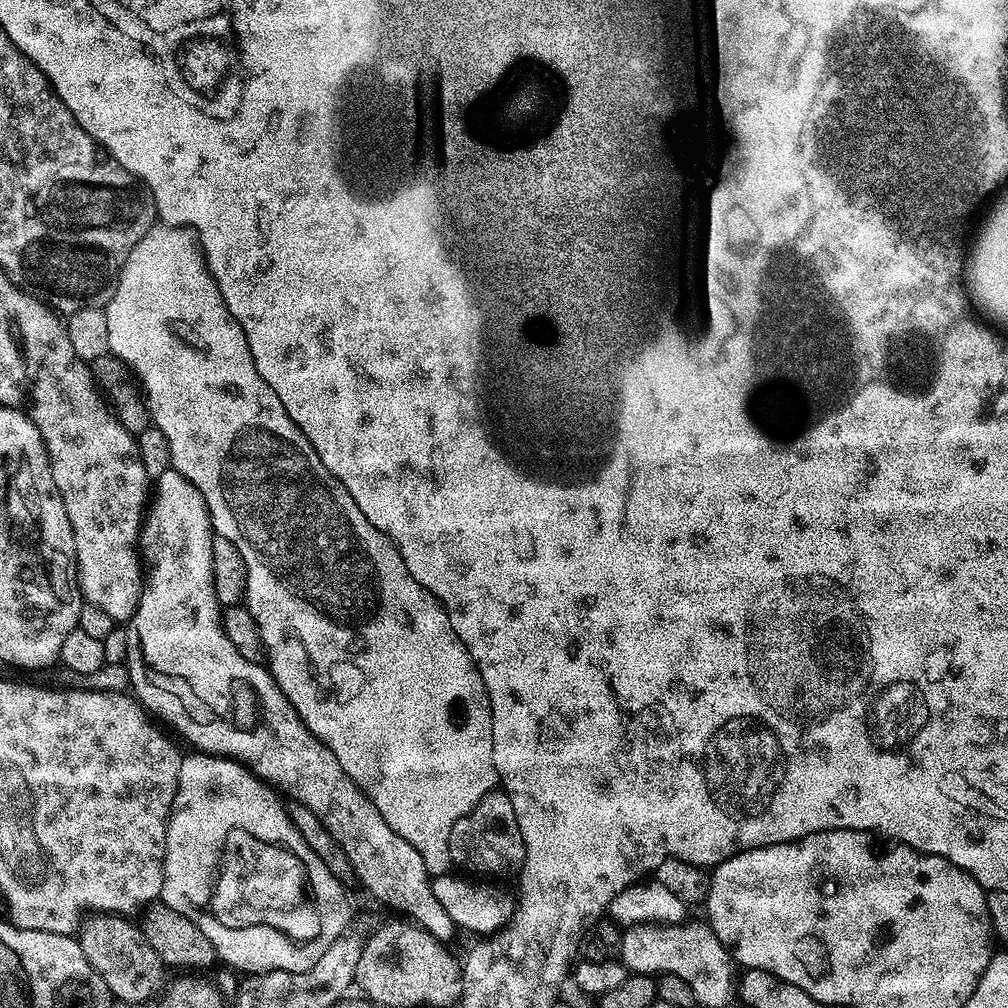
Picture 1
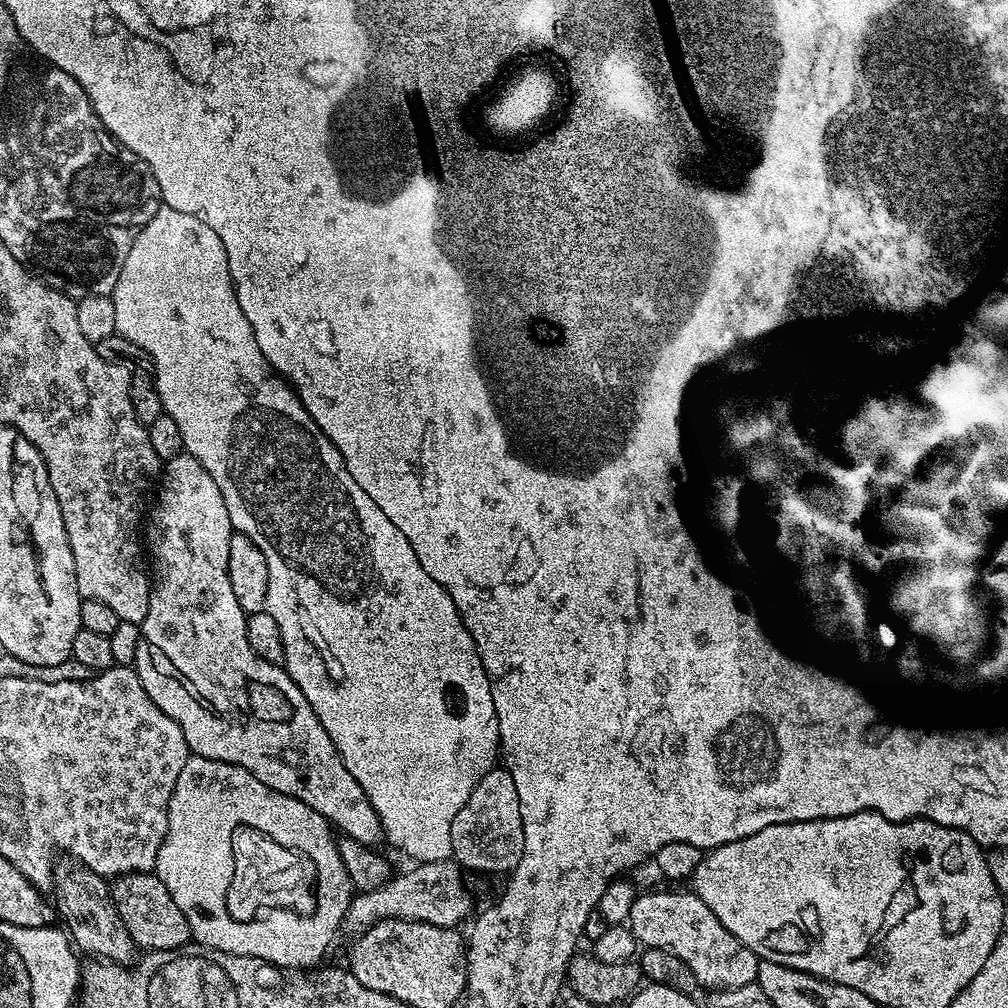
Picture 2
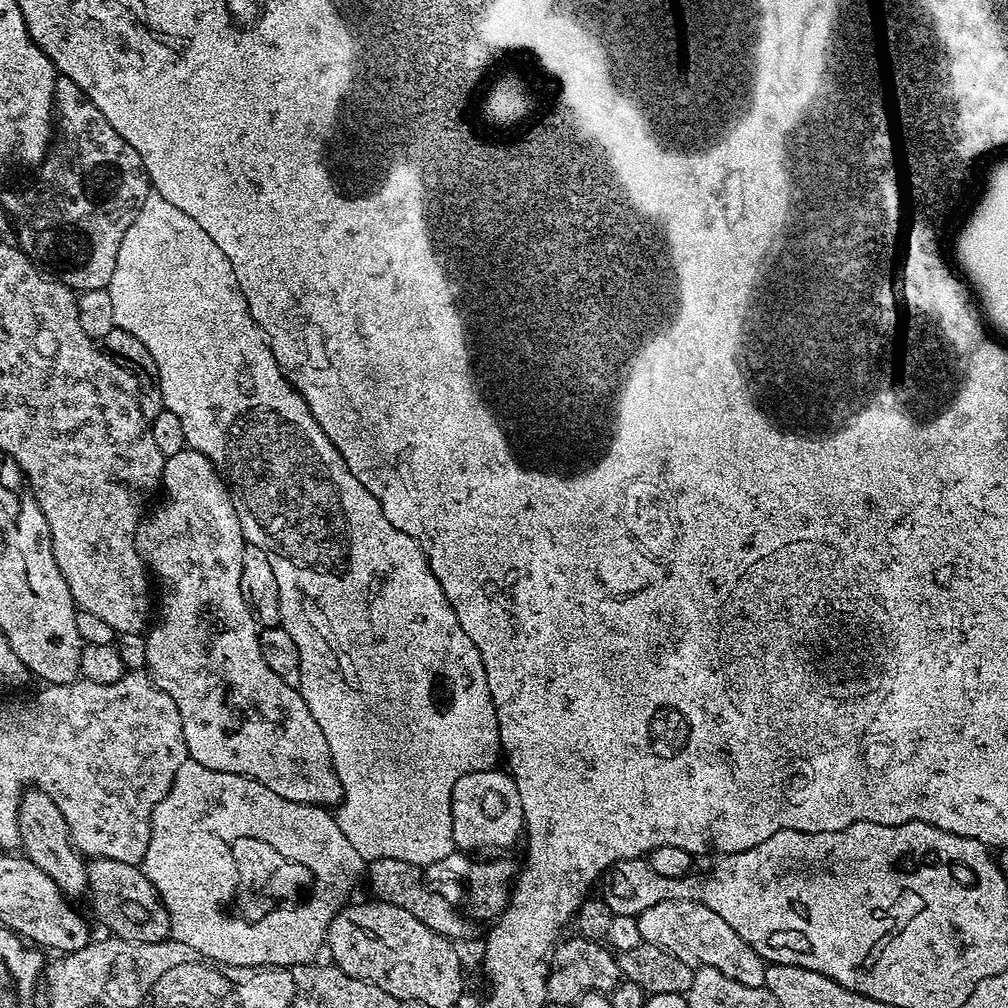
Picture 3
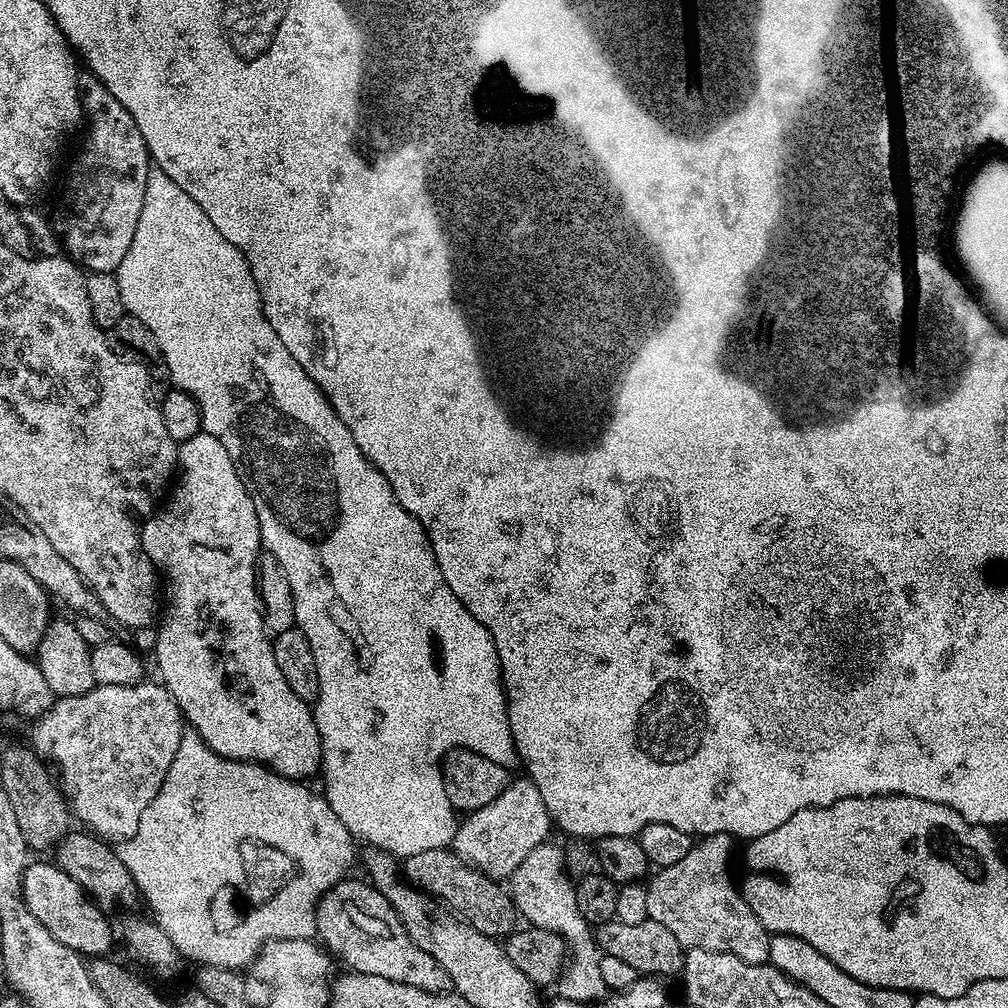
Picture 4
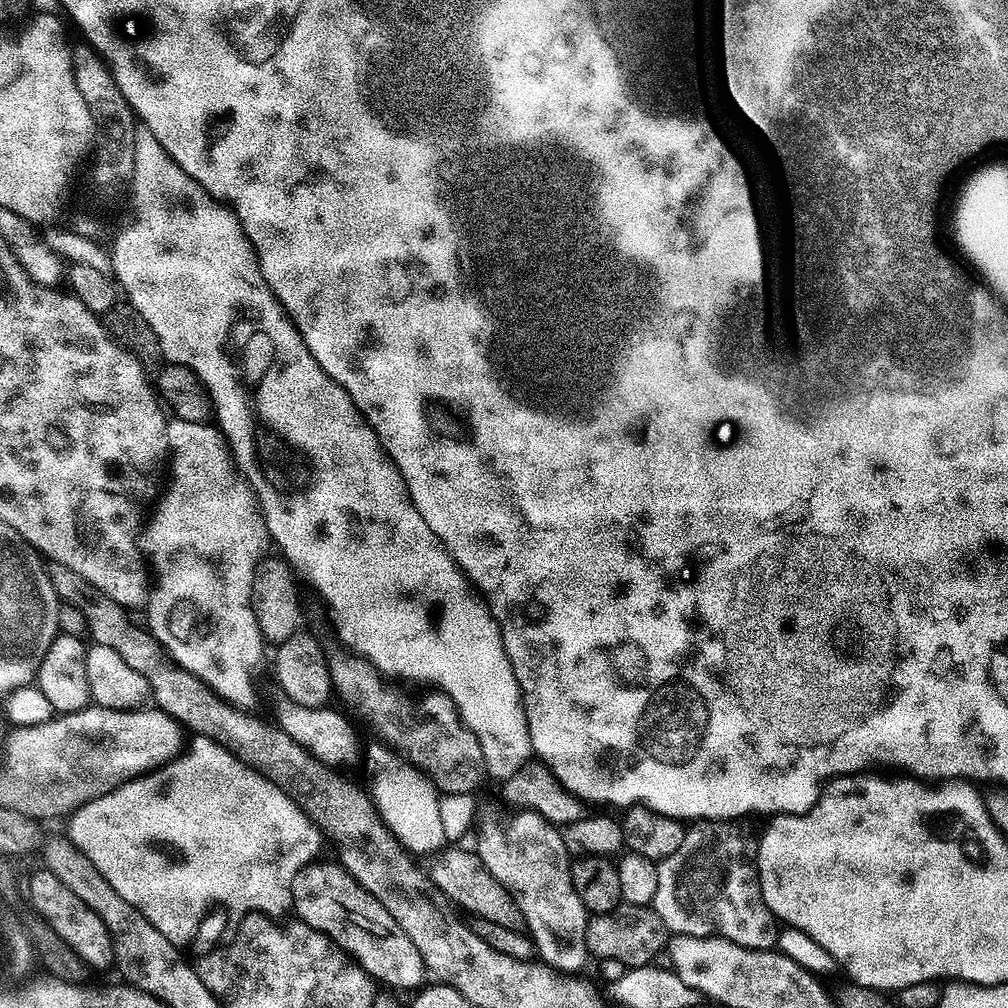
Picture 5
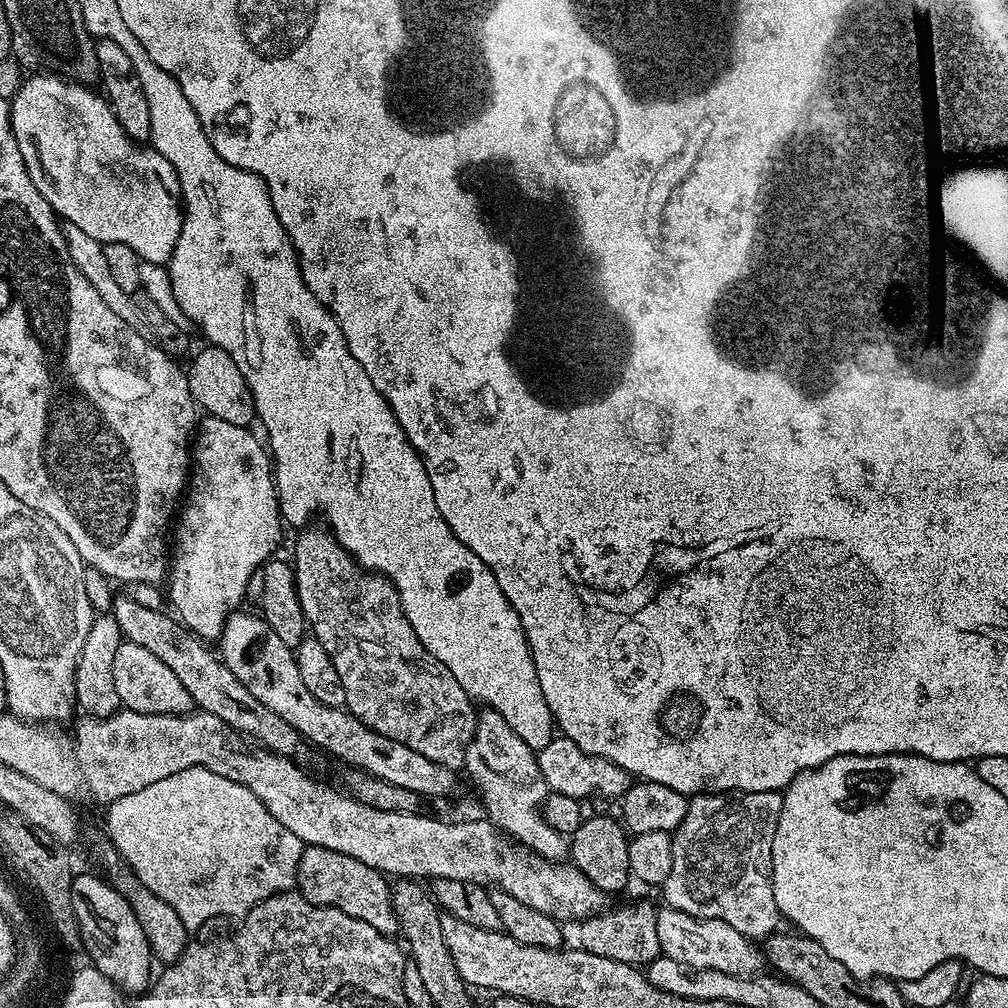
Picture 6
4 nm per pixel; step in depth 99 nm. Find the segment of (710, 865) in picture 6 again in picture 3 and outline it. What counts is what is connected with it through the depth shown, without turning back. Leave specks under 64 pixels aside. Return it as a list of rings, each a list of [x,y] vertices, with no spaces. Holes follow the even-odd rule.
[[[665,898],[659,902],[652,903],[644,912],[641,912],[636,925],[640,931],[641,941],[657,944],[660,948],[665,948],[667,952],[672,952],[682,962],[693,966],[709,966],[717,968],[720,972],[725,972],[727,976],[733,976],[738,982],[746,986],[761,987],[765,983],[764,971],[766,960],[760,957],[761,953],[752,945],[737,934],[734,926],[708,908],[707,905],[699,902],[687,902],[683,904],[680,898]]]

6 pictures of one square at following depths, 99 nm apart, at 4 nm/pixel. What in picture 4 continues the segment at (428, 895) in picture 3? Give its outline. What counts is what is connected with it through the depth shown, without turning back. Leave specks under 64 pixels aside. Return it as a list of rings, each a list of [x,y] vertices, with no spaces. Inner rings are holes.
[[[448,848],[422,850],[422,854],[407,857],[402,864],[402,876],[407,883],[425,891],[457,917],[463,918],[474,930],[493,938],[507,938],[517,931],[518,913],[511,895],[499,883],[463,863]]]

